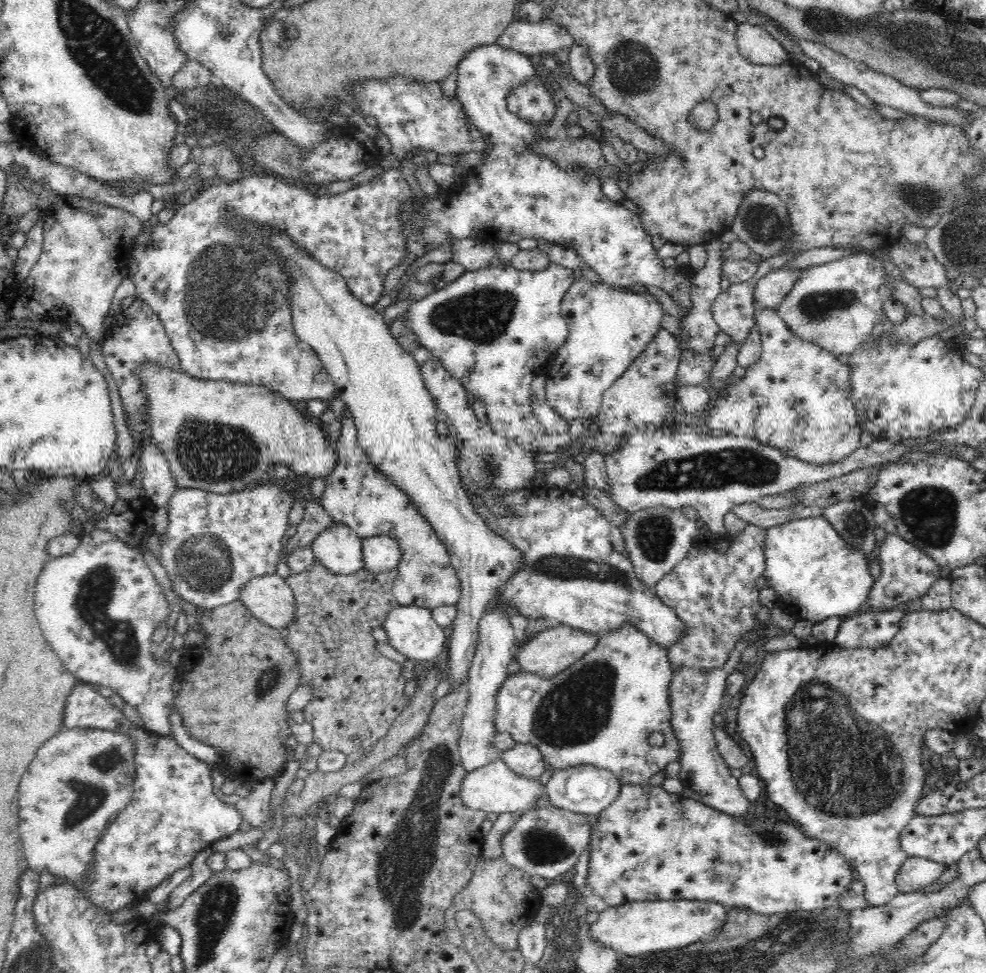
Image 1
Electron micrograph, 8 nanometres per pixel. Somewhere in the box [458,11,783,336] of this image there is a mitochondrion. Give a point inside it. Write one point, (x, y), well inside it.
(633, 71)

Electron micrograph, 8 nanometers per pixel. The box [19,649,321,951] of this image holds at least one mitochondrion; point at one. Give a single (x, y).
(90, 792)

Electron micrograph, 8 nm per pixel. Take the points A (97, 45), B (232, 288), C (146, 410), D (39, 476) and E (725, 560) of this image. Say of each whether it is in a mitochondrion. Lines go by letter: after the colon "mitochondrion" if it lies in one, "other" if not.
A: mitochondrion
B: mitochondrion
C: other
D: other
E: other

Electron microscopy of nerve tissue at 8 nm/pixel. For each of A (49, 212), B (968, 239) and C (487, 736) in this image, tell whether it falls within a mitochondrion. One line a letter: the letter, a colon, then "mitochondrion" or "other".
A: other
B: mitochondrion
C: other

